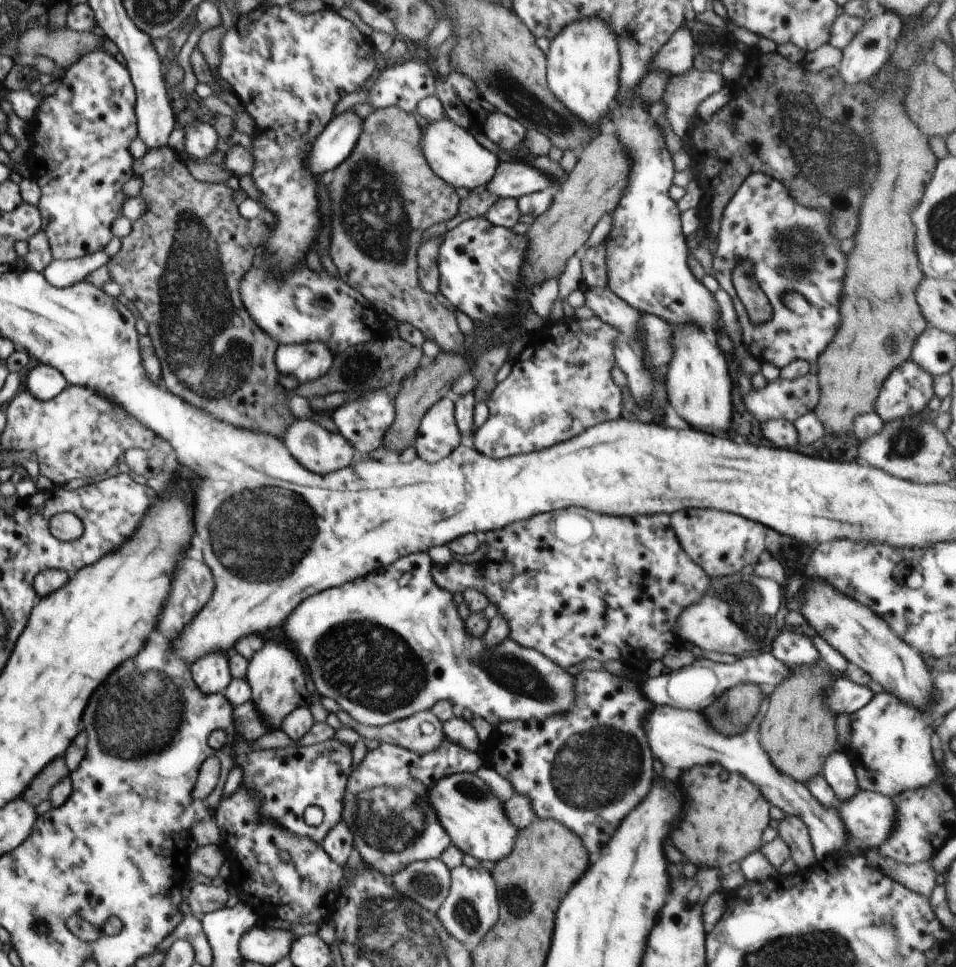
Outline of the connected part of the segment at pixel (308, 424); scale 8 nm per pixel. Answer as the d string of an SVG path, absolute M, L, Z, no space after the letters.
M310 419L294 420L287 429L283 440L294 459L314 474L334 473L334 470L346 468L358 458L354 446L348 442L348 438L344 438L340 432L331 432Z

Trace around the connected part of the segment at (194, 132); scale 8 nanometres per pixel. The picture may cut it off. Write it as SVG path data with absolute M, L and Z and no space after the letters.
M194 120L192 124L184 125L184 145L187 154L195 158L194 161L202 160L217 150L218 134L214 127L201 120Z

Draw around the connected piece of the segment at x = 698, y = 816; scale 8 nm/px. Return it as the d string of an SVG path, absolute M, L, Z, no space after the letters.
M696 766L682 774L686 800L686 816L672 832L672 842L696 867L715 867L727 871L733 862L742 861L748 854L761 851L762 834L769 826L771 806L762 797L758 786L740 774L724 774L722 782L714 784L716 766Z

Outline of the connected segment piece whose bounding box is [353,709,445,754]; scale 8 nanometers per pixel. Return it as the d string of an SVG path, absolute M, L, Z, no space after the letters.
M430 709L378 728L358 722L353 728L362 739L396 744L418 754L436 750L438 744L445 739L443 723Z

